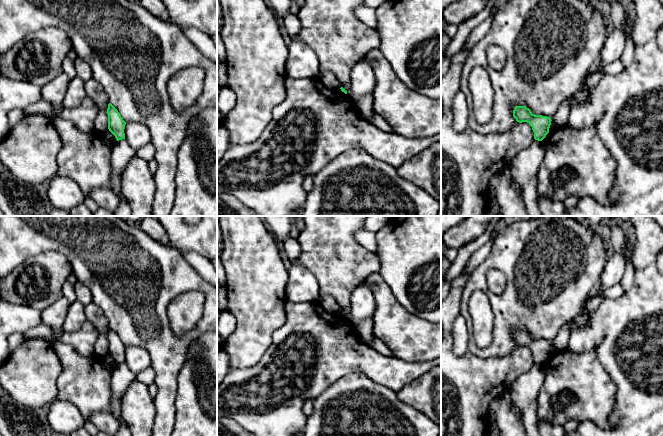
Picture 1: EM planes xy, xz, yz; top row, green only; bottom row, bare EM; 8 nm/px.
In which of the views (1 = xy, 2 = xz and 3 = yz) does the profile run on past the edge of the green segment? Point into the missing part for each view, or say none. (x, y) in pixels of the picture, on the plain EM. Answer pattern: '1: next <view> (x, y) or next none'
1: next none
2: next none
3: next none

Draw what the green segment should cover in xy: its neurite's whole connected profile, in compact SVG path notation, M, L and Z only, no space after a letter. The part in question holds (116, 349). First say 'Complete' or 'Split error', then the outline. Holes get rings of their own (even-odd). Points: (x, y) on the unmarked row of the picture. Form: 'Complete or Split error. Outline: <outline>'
Complete. Outline: M111 327L108 328L107 339L109 355L115 360L117 365L125 363L124 353L126 346Z

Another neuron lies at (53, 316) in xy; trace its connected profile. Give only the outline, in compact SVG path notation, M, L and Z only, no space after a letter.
M61 296L51 306L41 311L42 323L51 328L63 328L69 306L70 302Z

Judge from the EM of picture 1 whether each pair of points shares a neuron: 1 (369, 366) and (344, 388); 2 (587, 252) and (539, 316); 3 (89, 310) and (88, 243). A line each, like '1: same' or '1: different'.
1: different
2: same
3: different

